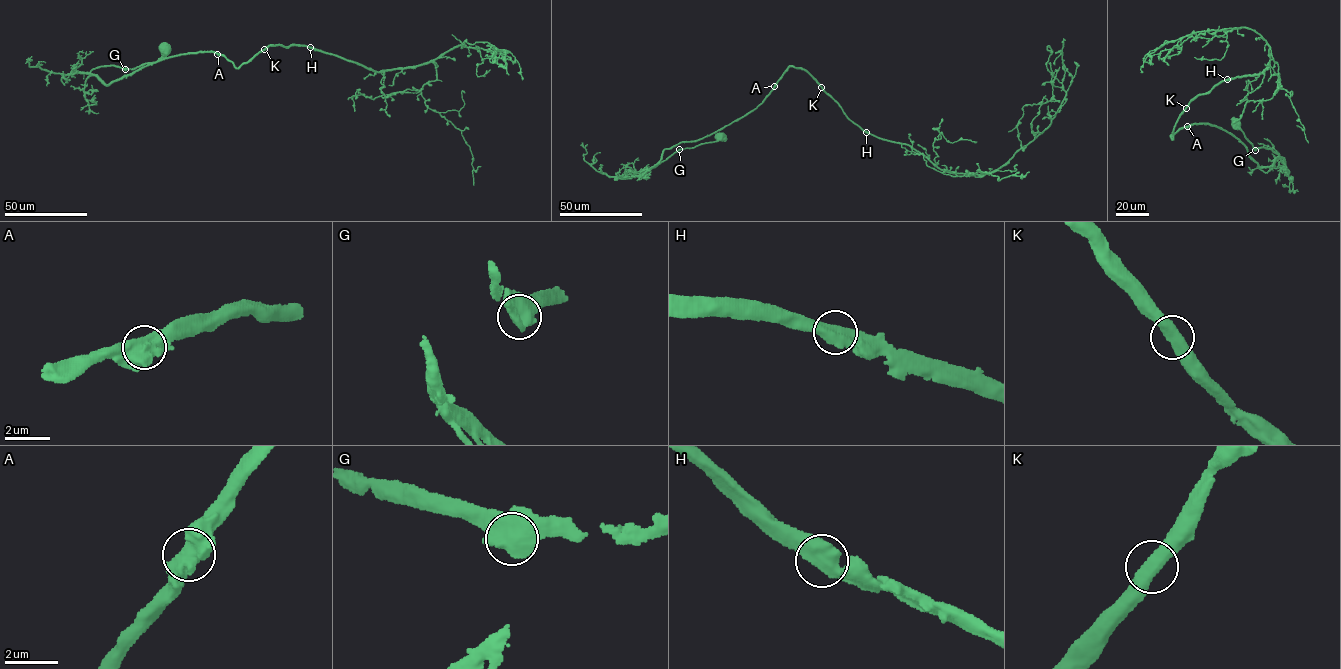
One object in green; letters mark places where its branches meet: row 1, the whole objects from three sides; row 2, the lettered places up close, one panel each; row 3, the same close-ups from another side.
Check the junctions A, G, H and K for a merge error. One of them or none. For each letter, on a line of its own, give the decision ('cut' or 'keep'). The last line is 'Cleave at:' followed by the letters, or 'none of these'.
A: keep
G: keep
H: keep
K: keep
Cleave at: none of these

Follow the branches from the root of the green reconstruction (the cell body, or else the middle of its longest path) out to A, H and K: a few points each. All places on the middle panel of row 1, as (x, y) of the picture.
A: (721, 137), (711, 143), (680, 148), (644, 172), (656, 165), (665, 149), (703, 138), (753, 111), (774, 86)
H: (721, 137), (680, 148), (644, 172), (665, 149), (703, 138), (753, 111), (791, 65), (811, 75), (866, 132)
K: (721, 137), (680, 148), (644, 172), (665, 149), (703, 138), (753, 111), (790, 66), (803, 69), (822, 87)

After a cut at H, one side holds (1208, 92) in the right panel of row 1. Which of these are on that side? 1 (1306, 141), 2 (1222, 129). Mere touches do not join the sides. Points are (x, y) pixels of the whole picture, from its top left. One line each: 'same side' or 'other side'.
1: other side
2: same side

